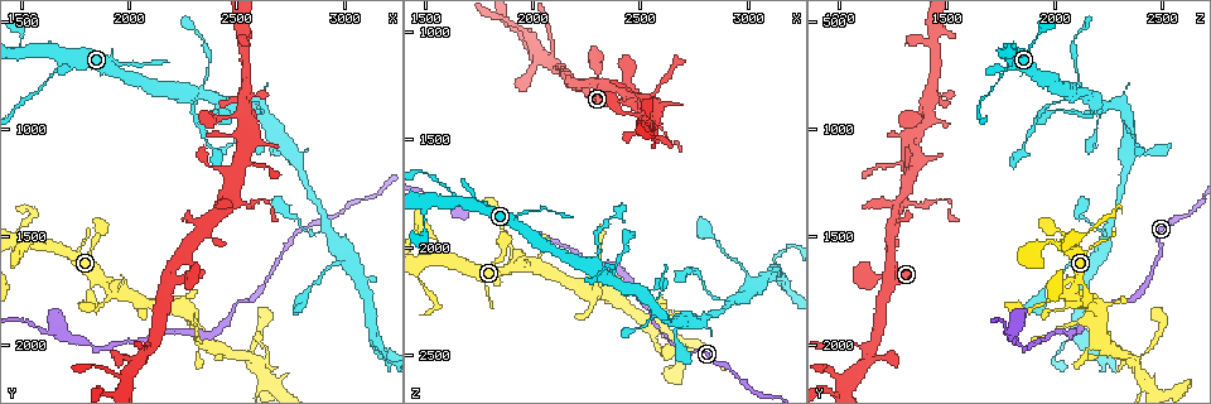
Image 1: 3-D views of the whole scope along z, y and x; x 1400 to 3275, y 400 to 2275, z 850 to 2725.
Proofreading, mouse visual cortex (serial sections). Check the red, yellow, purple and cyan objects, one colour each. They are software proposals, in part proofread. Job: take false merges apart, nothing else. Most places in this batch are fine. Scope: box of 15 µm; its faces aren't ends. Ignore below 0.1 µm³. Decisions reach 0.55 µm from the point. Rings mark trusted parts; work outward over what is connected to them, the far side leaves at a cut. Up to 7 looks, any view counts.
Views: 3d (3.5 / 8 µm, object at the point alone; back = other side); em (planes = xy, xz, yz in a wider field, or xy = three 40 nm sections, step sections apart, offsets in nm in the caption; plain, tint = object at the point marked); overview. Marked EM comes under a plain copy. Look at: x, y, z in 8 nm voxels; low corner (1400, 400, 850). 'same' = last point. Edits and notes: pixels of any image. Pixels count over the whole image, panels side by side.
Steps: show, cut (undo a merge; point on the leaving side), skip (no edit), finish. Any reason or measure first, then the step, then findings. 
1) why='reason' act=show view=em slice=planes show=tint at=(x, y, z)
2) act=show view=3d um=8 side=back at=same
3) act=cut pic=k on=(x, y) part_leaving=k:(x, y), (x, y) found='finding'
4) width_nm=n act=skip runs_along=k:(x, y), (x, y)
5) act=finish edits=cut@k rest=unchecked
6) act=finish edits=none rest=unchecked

why='calibre changes' act=show view=3d um=8 at=(1640, 750, 1760)

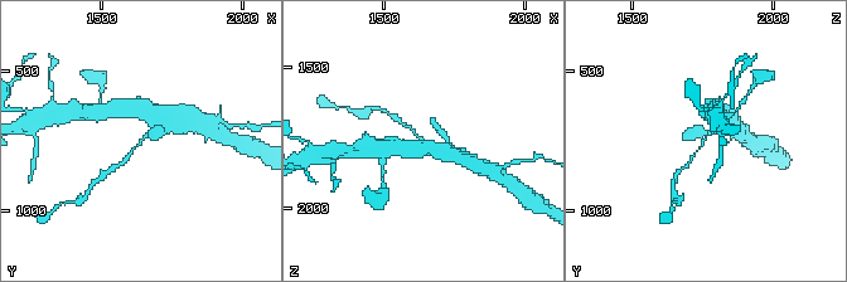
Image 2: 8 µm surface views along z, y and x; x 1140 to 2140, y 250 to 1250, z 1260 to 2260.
arm_widths_nm=100,400 act=show view=em slice=planes show=tint at=(1640, 740, 1750)

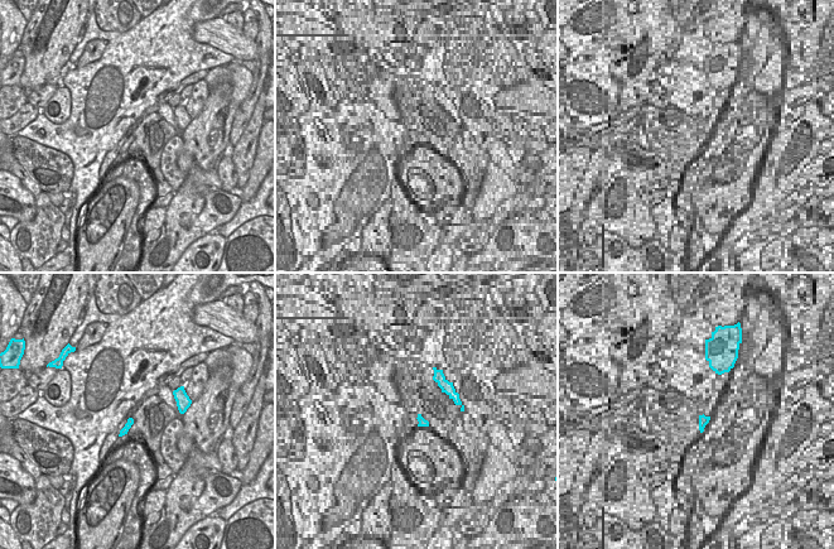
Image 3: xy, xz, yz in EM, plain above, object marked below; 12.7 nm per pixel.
act=cut pic=2 on=(414, 131) part_leaving=2:(145, 136), (125, 160), (111, 170) found='two cells meet here'

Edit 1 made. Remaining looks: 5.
act=show view=overview

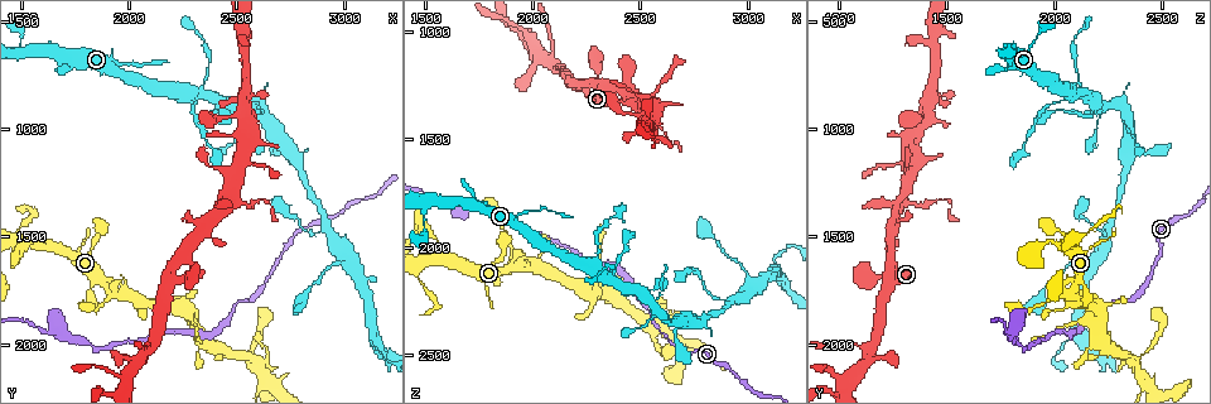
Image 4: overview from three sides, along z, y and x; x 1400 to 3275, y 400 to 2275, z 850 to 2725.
why='arms part here' act=show view=3d um=3.5 at=(2280, 850, 2070)

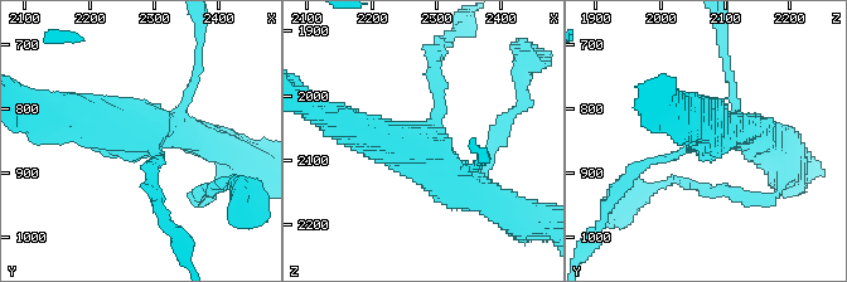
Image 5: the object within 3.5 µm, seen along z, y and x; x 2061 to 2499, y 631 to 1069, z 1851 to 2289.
act=show view=em slice=xy step=5 show=tint at=(2290, 850, 2060)

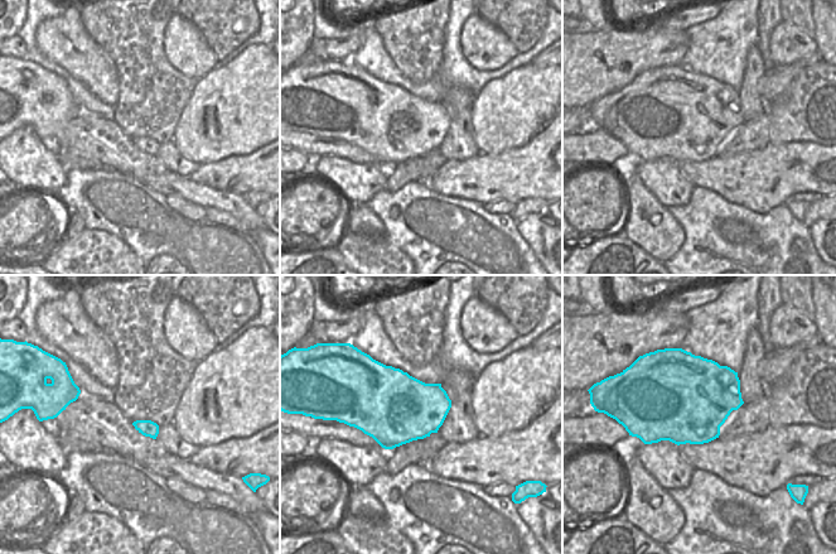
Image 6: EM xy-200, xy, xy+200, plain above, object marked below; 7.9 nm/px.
act=skip runs_along=5:(337, 122), (422, 151), (484, 197) found='one cell here'

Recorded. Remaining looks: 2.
why='thick turns thin' act=show view=3d um=3.5 at=(1670, 1930, 1810)

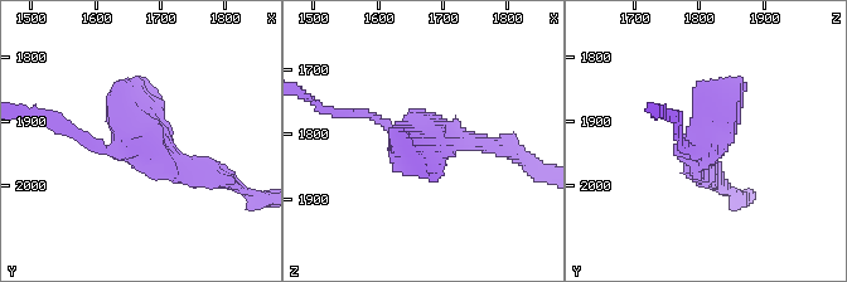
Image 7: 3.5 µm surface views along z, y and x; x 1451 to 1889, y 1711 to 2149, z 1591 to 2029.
act=show view=em slice=xy step=5 show=tint at=(1675, 1940, 1805)

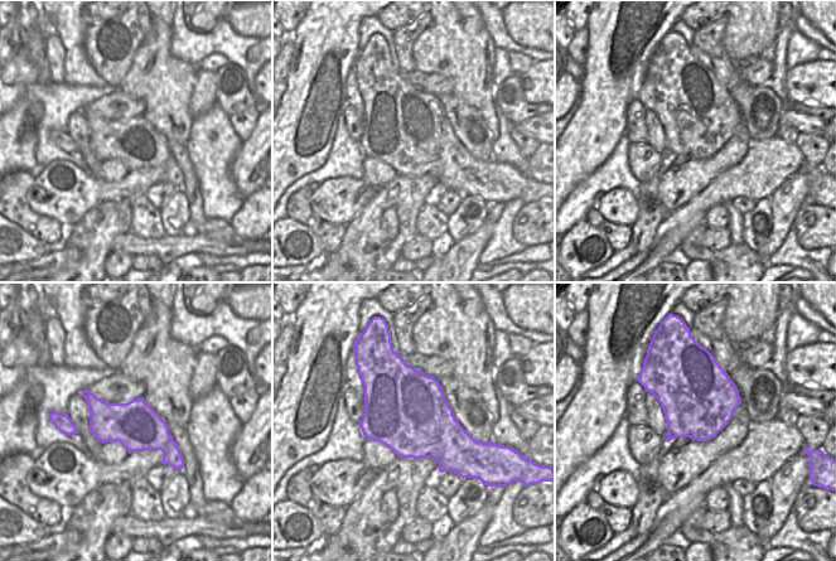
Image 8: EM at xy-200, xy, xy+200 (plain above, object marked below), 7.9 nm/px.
act=skip runs_along=7:(212, 174), (143, 146), (143, 81) found='one cell here'

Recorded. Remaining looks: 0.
act=finish edits=cut@2 rest=unchecked

